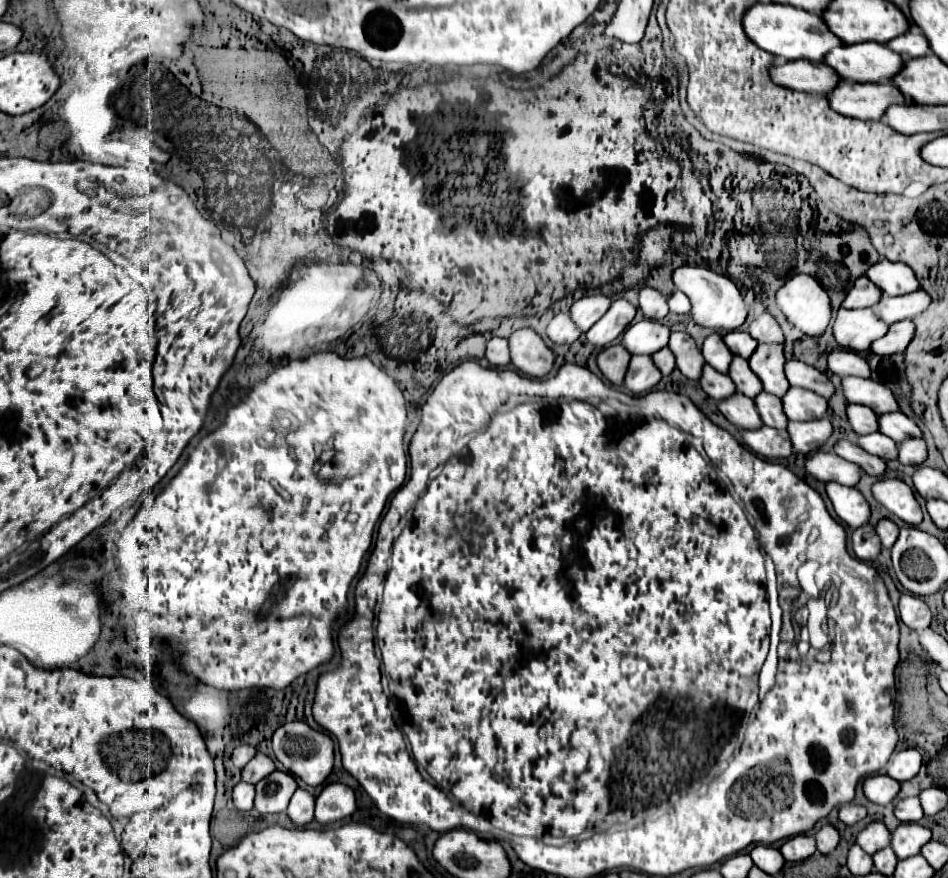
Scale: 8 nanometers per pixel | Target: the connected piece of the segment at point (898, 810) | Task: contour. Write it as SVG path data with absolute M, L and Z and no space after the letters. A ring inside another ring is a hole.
M908 797L898 801L898 805L894 807L894 815L898 821L920 821L922 819L922 807L918 803L918 797Z

